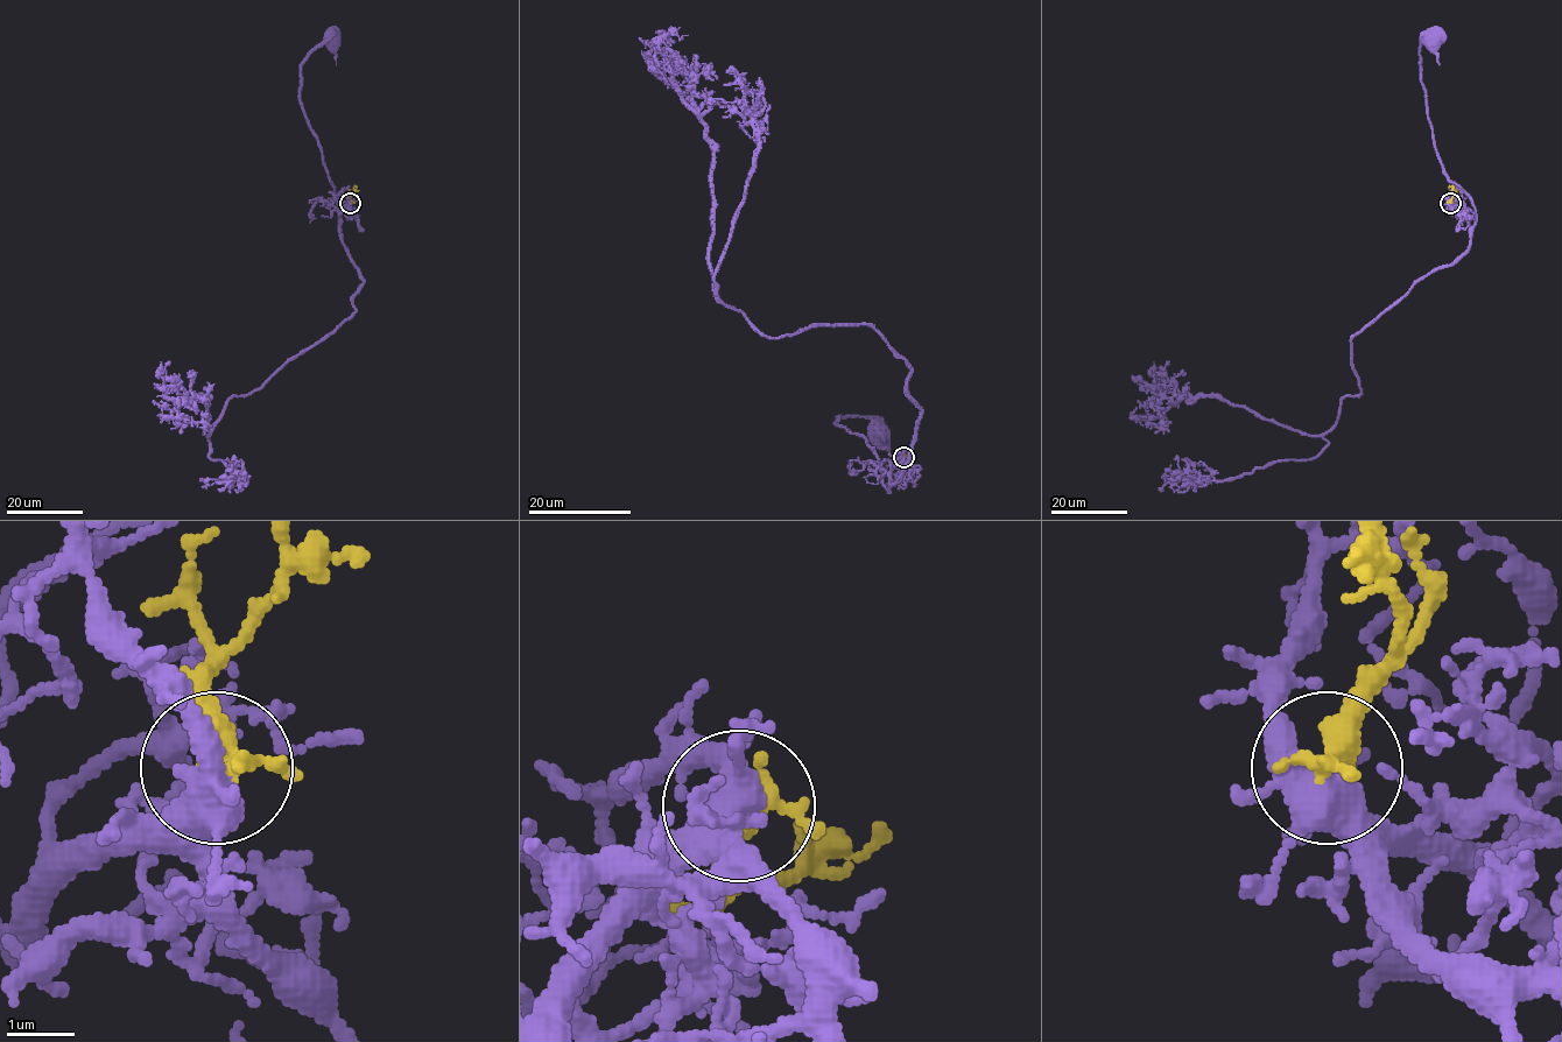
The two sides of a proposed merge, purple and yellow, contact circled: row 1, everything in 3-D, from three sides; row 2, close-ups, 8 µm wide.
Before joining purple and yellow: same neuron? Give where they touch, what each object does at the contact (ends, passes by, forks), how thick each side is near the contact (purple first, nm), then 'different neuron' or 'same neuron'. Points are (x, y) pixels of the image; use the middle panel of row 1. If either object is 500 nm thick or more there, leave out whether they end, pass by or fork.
place (903, 457); purple forks; yellow passes by; calibres 420 and 320 nm; same neuron

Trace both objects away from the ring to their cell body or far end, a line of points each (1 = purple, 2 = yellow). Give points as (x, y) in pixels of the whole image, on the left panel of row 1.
1: (350, 203), (339, 211), (339, 226), (332, 184), (317, 136), (301, 100), (301, 63), (330, 41)
2: (350, 203), (357, 188)

